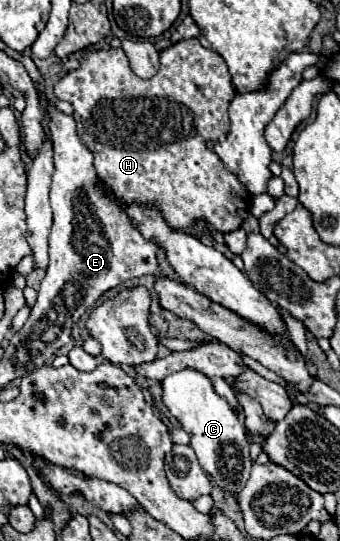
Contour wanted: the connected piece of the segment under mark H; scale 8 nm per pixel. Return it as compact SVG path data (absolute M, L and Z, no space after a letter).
M198 38L176 42L160 52L160 70L154 78L138 78L128 64L122 48L92 50L80 60L78 70L70 70L54 84L54 94L74 106L74 120L80 142L92 152L98 176L108 182L126 202L144 202L164 212L172 228L188 230L196 218L208 220L210 228L232 232L242 226L250 212L252 196L220 166L220 158L206 148L208 140L222 140L228 132L228 106L236 96L226 62L206 50Z

